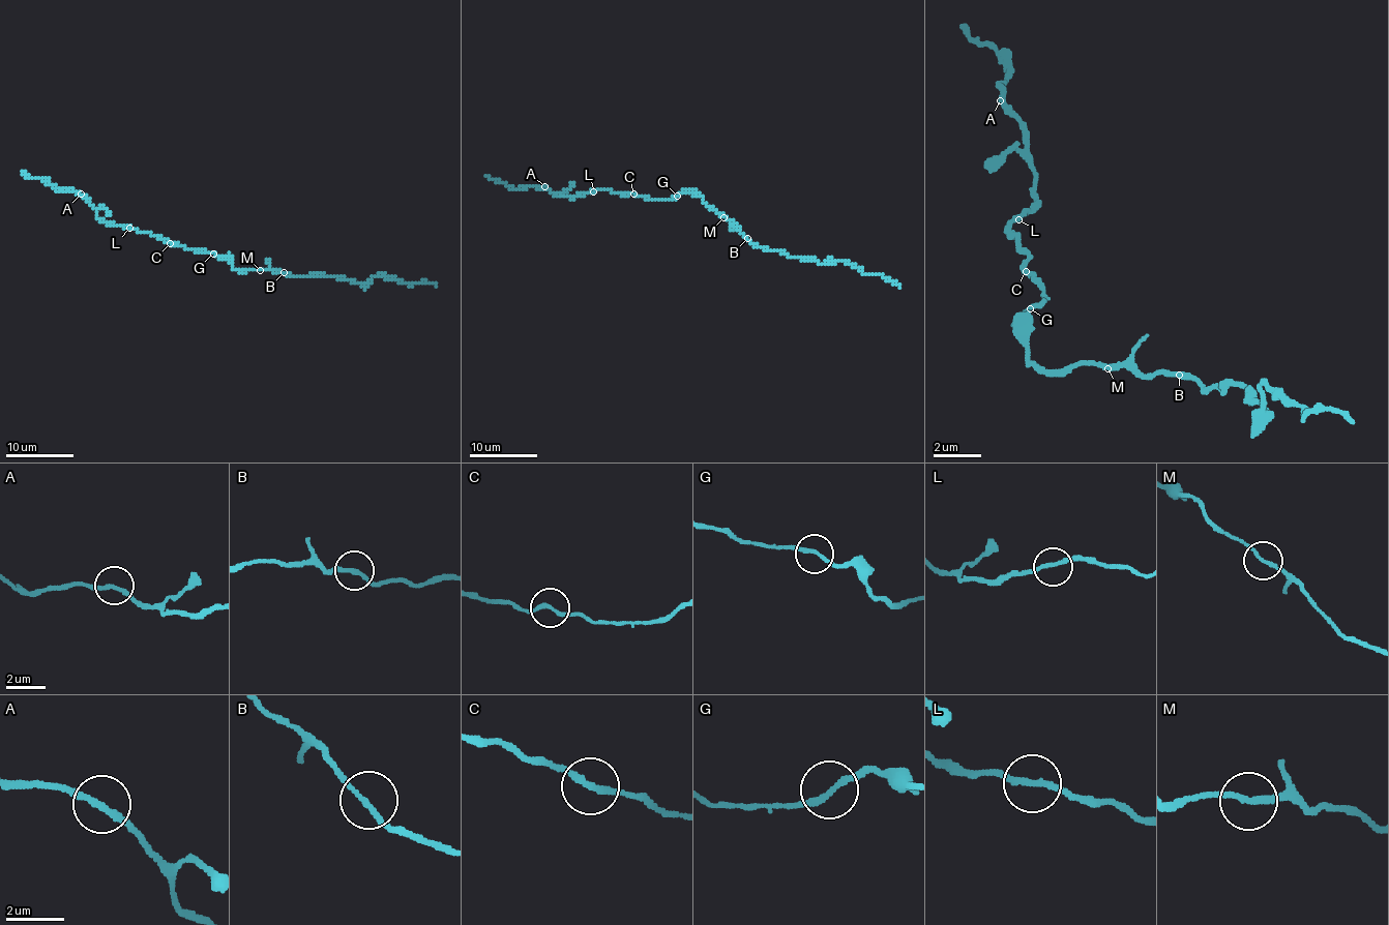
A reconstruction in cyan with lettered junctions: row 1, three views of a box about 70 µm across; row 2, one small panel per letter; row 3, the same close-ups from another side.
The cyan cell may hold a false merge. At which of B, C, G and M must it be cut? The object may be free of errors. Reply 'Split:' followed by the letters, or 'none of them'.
Split: none of them

